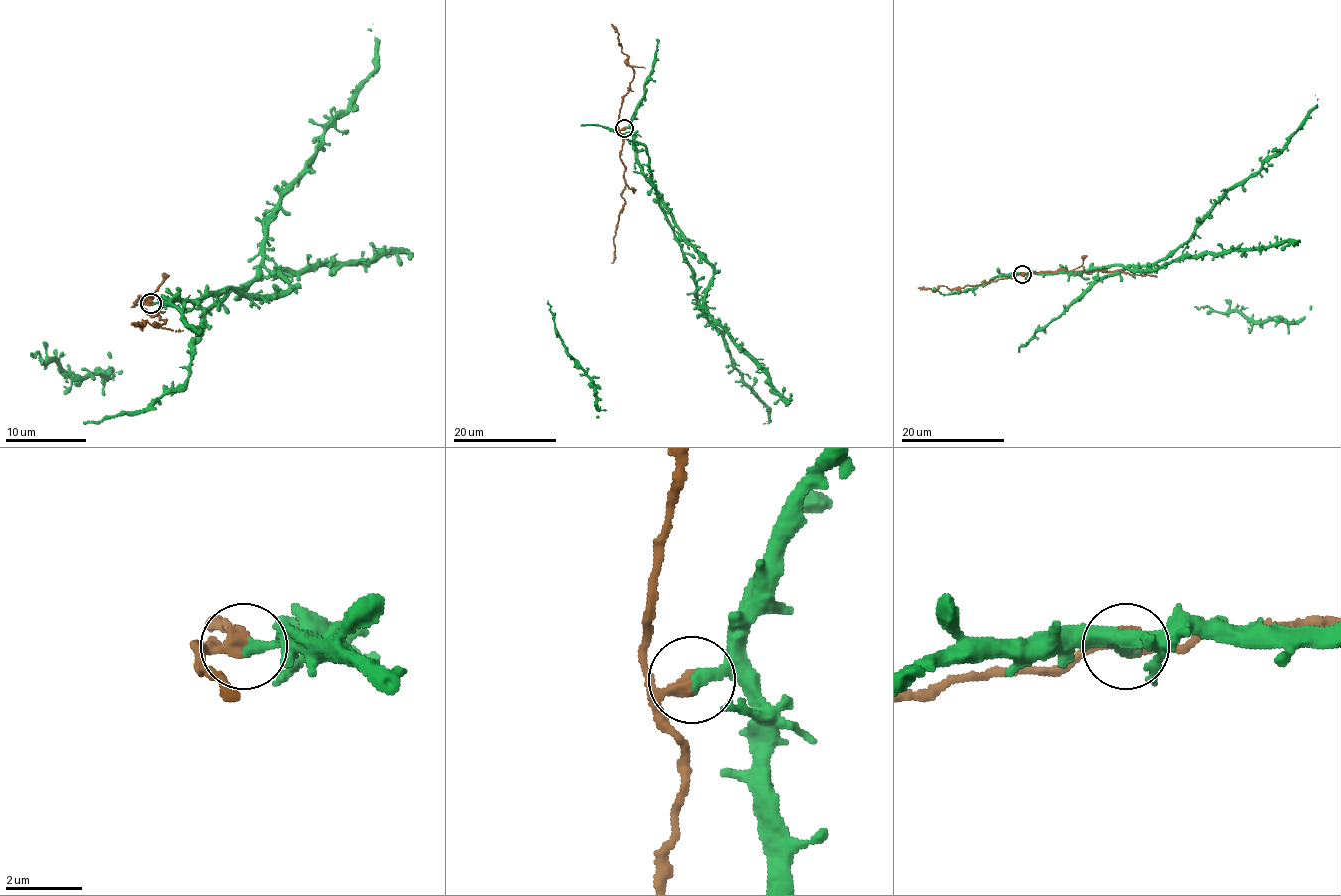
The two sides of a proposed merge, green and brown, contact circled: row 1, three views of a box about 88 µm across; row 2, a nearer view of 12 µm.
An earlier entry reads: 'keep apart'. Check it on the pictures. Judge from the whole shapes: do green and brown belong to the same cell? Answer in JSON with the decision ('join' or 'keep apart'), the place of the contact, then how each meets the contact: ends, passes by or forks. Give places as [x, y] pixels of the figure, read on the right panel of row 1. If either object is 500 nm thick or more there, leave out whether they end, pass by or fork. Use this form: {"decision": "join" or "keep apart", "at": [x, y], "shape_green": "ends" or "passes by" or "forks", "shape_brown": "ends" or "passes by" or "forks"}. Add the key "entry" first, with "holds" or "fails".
{"entry": "holds", "decision": "keep apart", "at": [1022, 274], "shape_green": "ends", "shape_brown": "passes by"}

